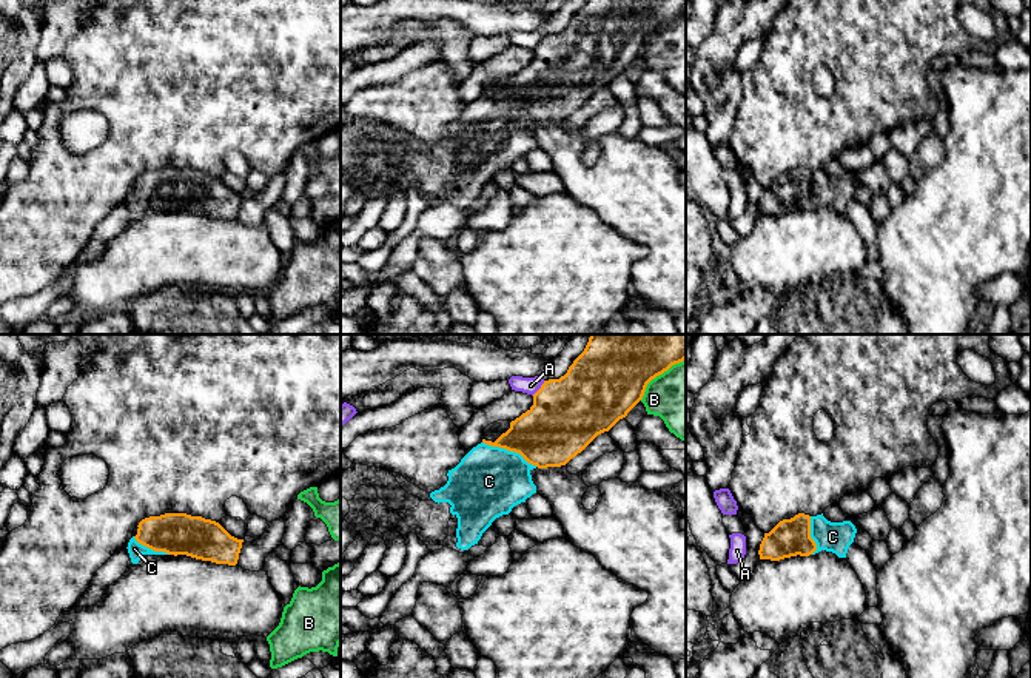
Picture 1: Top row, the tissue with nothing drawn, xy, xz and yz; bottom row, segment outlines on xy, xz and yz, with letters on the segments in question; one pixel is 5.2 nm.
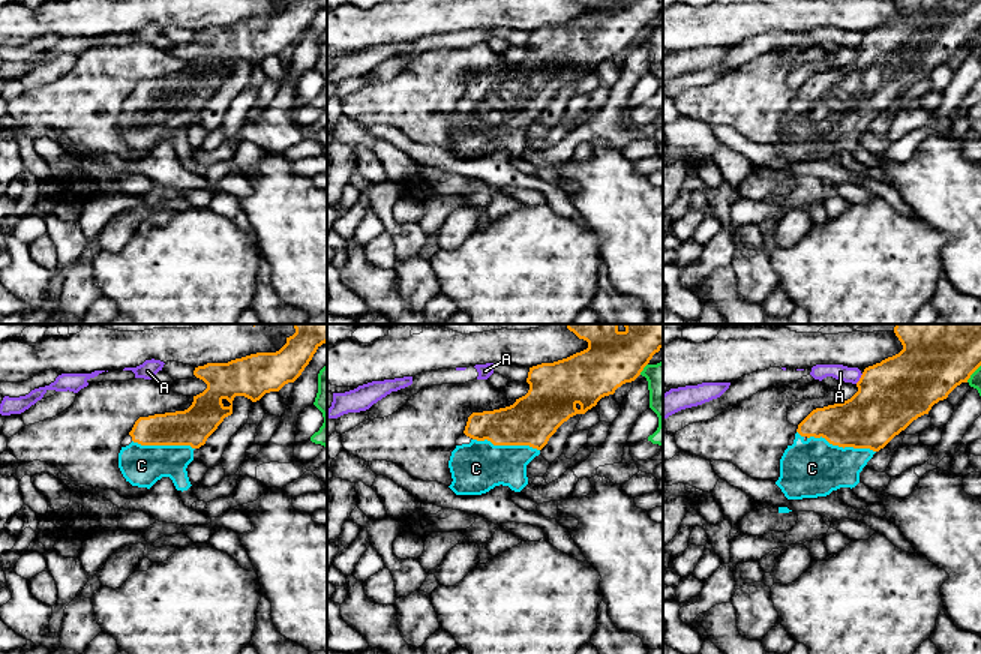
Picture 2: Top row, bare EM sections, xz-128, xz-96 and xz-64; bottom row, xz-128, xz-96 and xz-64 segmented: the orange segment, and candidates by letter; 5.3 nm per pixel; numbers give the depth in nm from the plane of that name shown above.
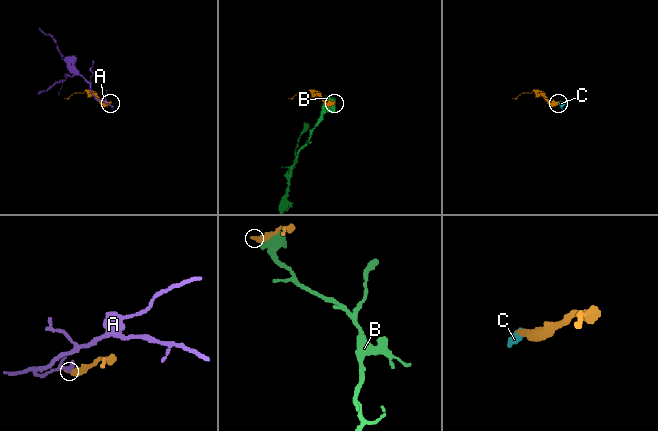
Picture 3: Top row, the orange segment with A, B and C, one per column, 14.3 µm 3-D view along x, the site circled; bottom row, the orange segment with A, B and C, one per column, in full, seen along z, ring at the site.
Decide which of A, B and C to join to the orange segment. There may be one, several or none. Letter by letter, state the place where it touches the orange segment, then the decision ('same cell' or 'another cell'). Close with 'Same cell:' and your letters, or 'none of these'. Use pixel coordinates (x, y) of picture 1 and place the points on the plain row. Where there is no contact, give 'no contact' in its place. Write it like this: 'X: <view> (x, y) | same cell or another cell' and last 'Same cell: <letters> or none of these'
A: xz (540, 43) | another cell
B: xz (658, 30) | another cell
C: xz (510, 105) | same cell
Same cell: C

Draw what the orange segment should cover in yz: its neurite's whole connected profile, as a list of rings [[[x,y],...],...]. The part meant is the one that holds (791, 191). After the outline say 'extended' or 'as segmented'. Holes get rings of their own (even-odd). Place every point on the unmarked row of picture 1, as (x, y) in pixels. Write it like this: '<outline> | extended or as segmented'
[[[798,168],[780,176],[760,199],[760,214],[780,216],[791,211],[809,211],[821,205],[846,213],[857,183],[851,176],[831,177],[823,168],[809,171]]] | extended

